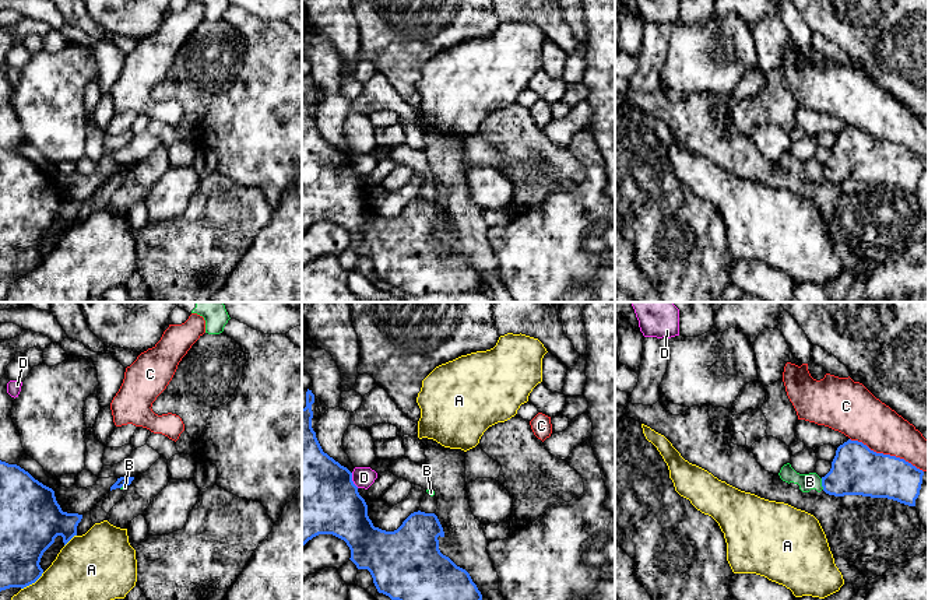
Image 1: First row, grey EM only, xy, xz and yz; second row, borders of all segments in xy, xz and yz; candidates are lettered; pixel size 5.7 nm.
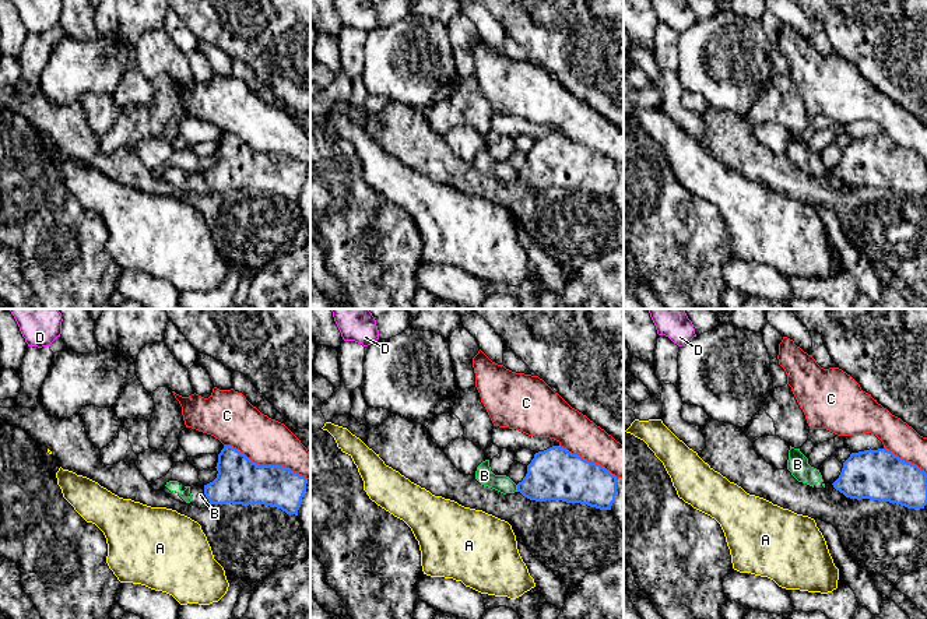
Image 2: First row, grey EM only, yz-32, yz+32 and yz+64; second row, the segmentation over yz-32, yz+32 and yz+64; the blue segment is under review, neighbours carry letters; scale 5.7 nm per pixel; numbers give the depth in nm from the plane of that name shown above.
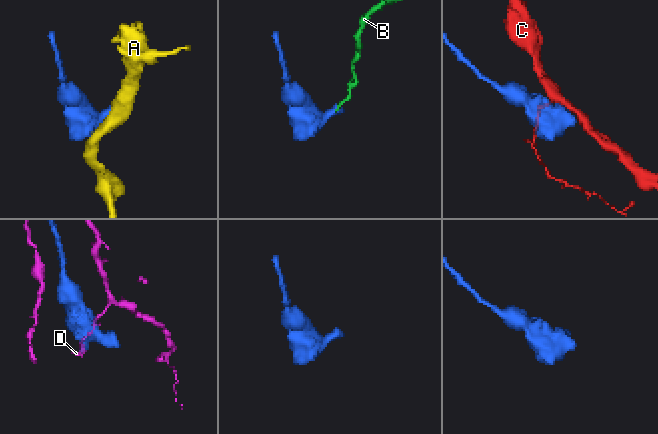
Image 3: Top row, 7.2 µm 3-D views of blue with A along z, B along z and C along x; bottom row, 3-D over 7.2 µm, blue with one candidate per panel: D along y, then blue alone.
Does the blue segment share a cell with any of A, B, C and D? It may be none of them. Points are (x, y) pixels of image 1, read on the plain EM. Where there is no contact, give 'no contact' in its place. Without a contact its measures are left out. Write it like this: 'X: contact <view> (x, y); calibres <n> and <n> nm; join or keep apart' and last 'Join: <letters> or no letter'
A: contact xy (32, 269); calibres 280 and 420 nm; keep apart
B: contact yz (822, 171); calibres 280 and 100 nm; keep apart
C: contact yz (886, 141); calibres 280 and 280 nm; keep apart
D: contact xz (351, 167); calibres 480 and 120 nm; keep apart
Join: no letter

